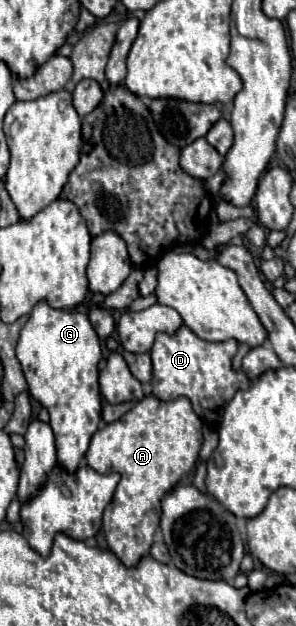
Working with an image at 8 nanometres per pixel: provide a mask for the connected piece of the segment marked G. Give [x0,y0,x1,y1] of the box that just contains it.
[16,301,102,473]

